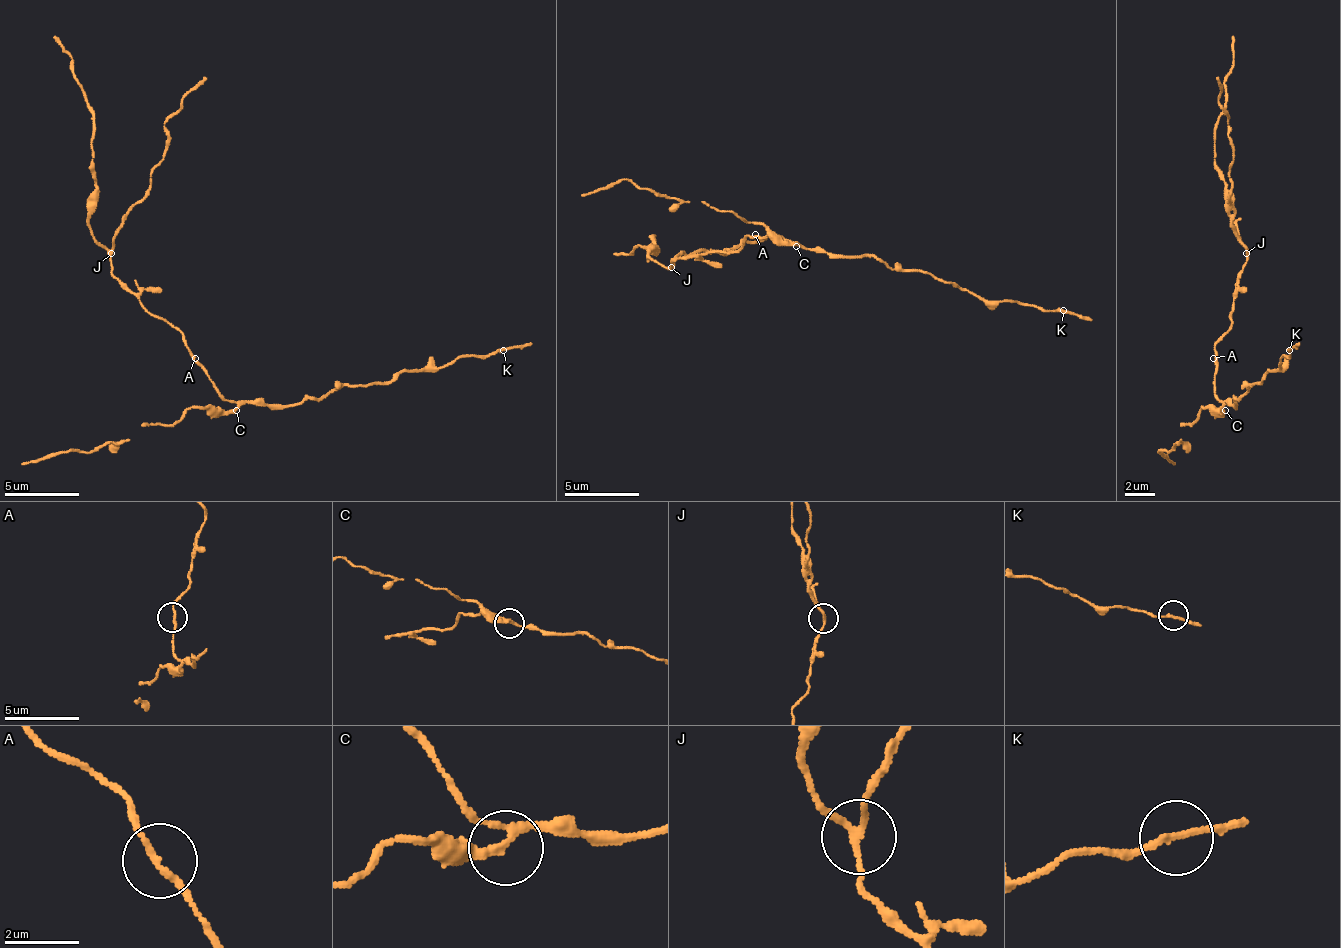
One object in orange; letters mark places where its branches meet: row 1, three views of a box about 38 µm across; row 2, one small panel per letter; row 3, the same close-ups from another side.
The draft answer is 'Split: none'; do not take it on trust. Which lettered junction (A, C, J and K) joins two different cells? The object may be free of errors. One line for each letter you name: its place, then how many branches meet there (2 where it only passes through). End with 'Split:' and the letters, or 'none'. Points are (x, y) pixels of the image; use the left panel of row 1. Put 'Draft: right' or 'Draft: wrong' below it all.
J: (111, 253) | 3
Split: J
Draft: wrong

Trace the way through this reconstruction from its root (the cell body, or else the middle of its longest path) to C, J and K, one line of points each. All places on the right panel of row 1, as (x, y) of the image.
C: (1217, 358), (1213, 391), (1225, 410)
J: (1217, 358), (1213, 343), (1232, 324), (1232, 294), (1236, 290), (1236, 279), (1244, 271), (1247, 252)
K: (1217, 358), (1213, 391), (1236, 407), (1251, 384), (1281, 369), (1289, 350)

